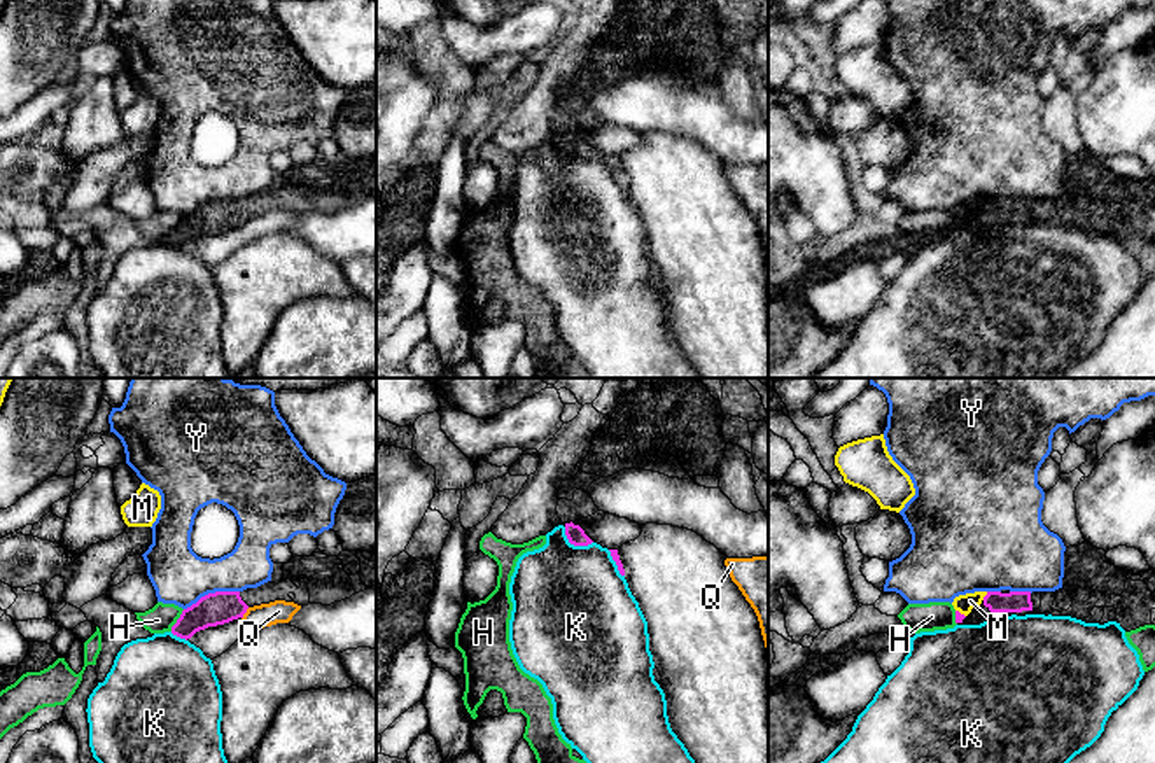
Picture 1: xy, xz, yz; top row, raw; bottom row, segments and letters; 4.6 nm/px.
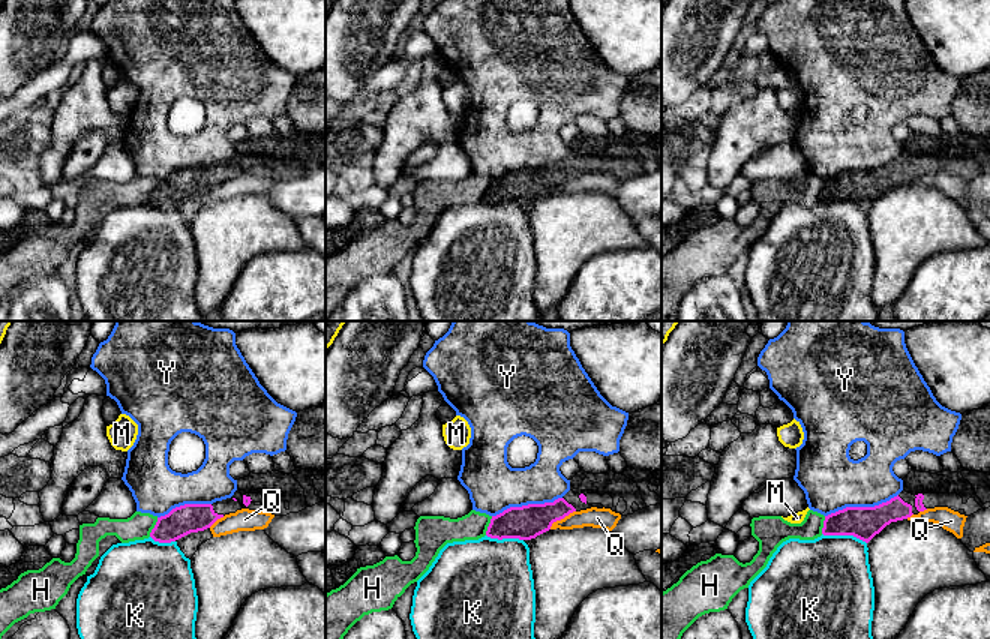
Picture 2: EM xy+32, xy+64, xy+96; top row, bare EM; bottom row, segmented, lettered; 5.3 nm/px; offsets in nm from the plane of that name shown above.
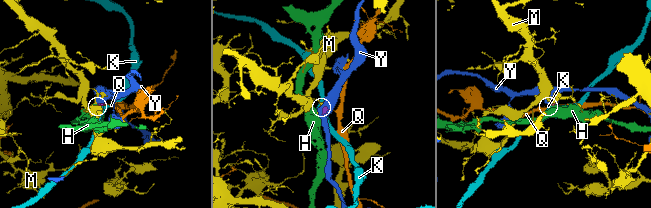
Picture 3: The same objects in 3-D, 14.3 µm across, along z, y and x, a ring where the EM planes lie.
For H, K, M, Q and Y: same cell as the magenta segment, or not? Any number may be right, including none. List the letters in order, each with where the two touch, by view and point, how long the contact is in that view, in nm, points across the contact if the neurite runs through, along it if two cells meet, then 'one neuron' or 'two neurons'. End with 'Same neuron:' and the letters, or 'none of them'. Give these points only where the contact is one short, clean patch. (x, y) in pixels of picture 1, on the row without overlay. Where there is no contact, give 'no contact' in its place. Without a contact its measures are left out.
H: meets magenta in xy at (177, 228); contact 120 nm long; border along xy (184, 217), (170, 238); two neurons
K: meets magenta in xz at (574, 153); contact 150 nm long; two neurons
M: meets magenta in yz at (986, 203); contact 50 nm long; border along yz (987, 200), (982, 207); two neurons
Q: meets magenta in xy at (245, 219); contact 70 nm long; border along xy (249, 216), (242, 226); two neurons
Y: meets magenta in xy at (210, 202); contact 280 nm long; two neurons
Same neuron: none of them

